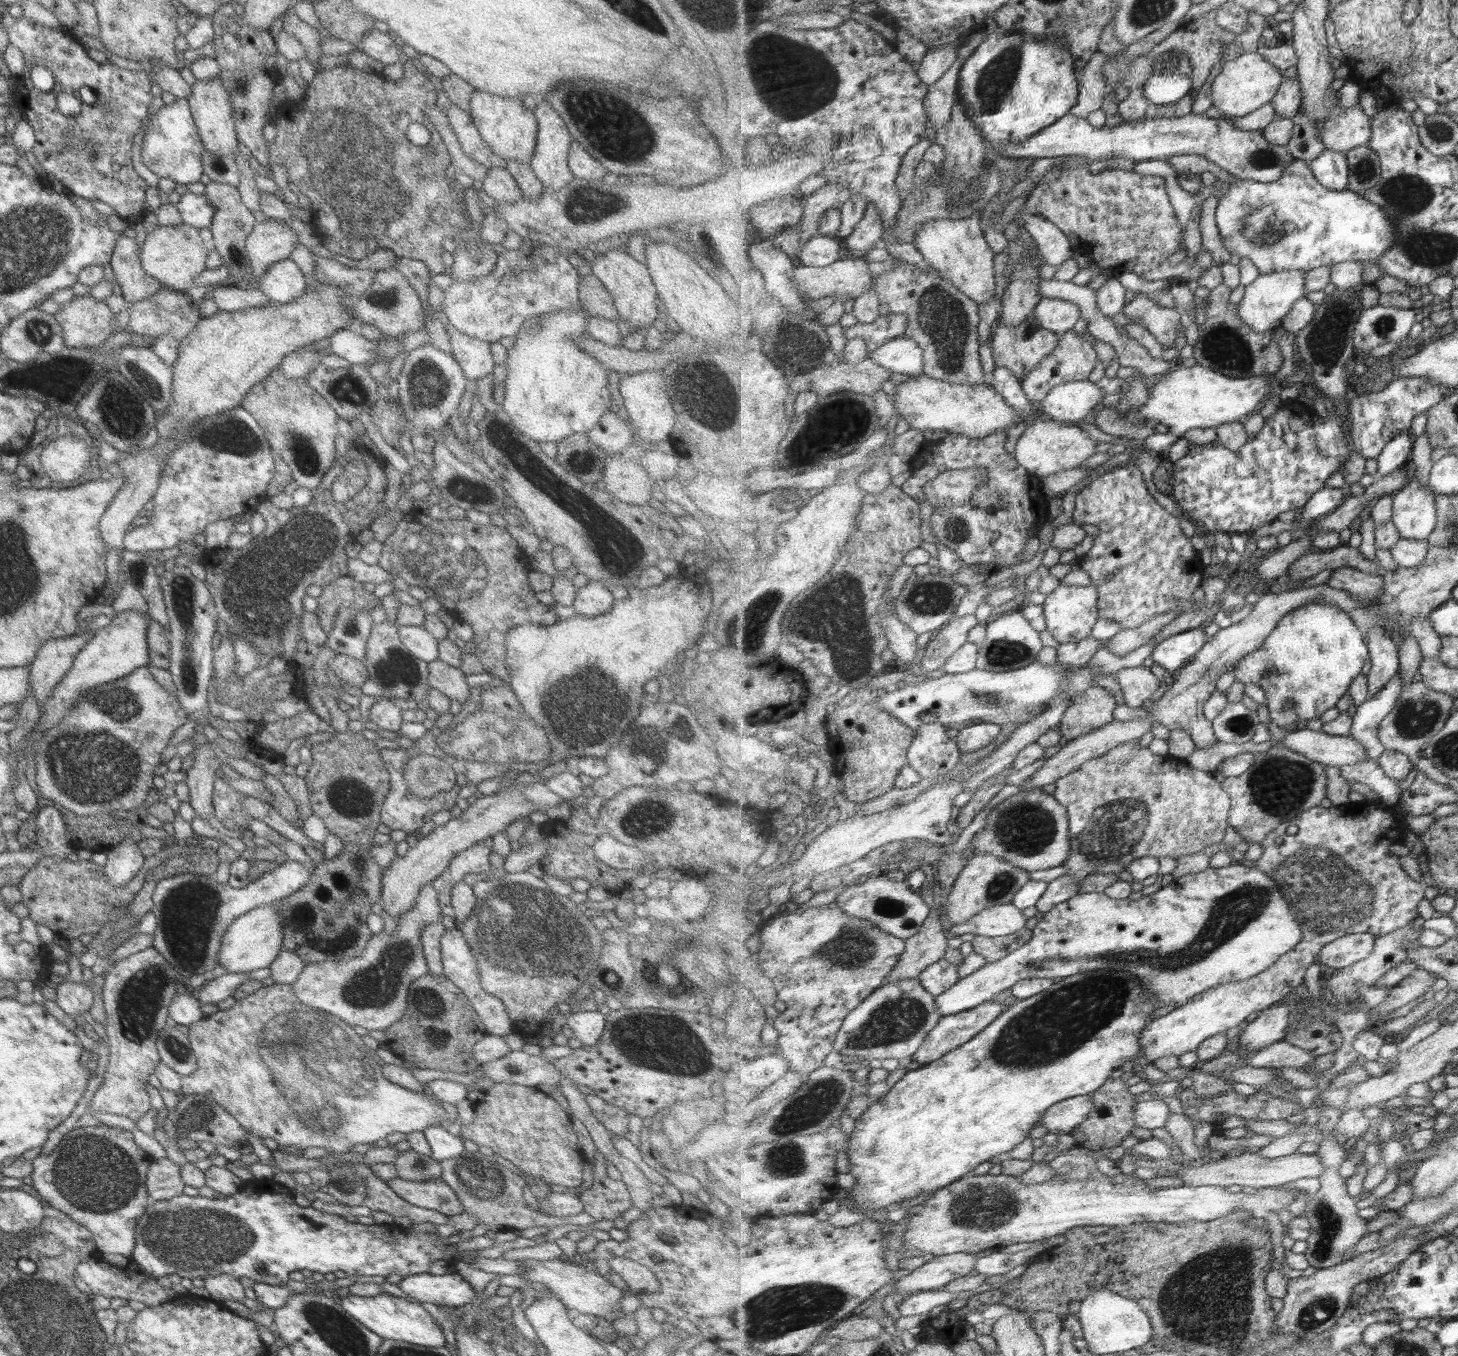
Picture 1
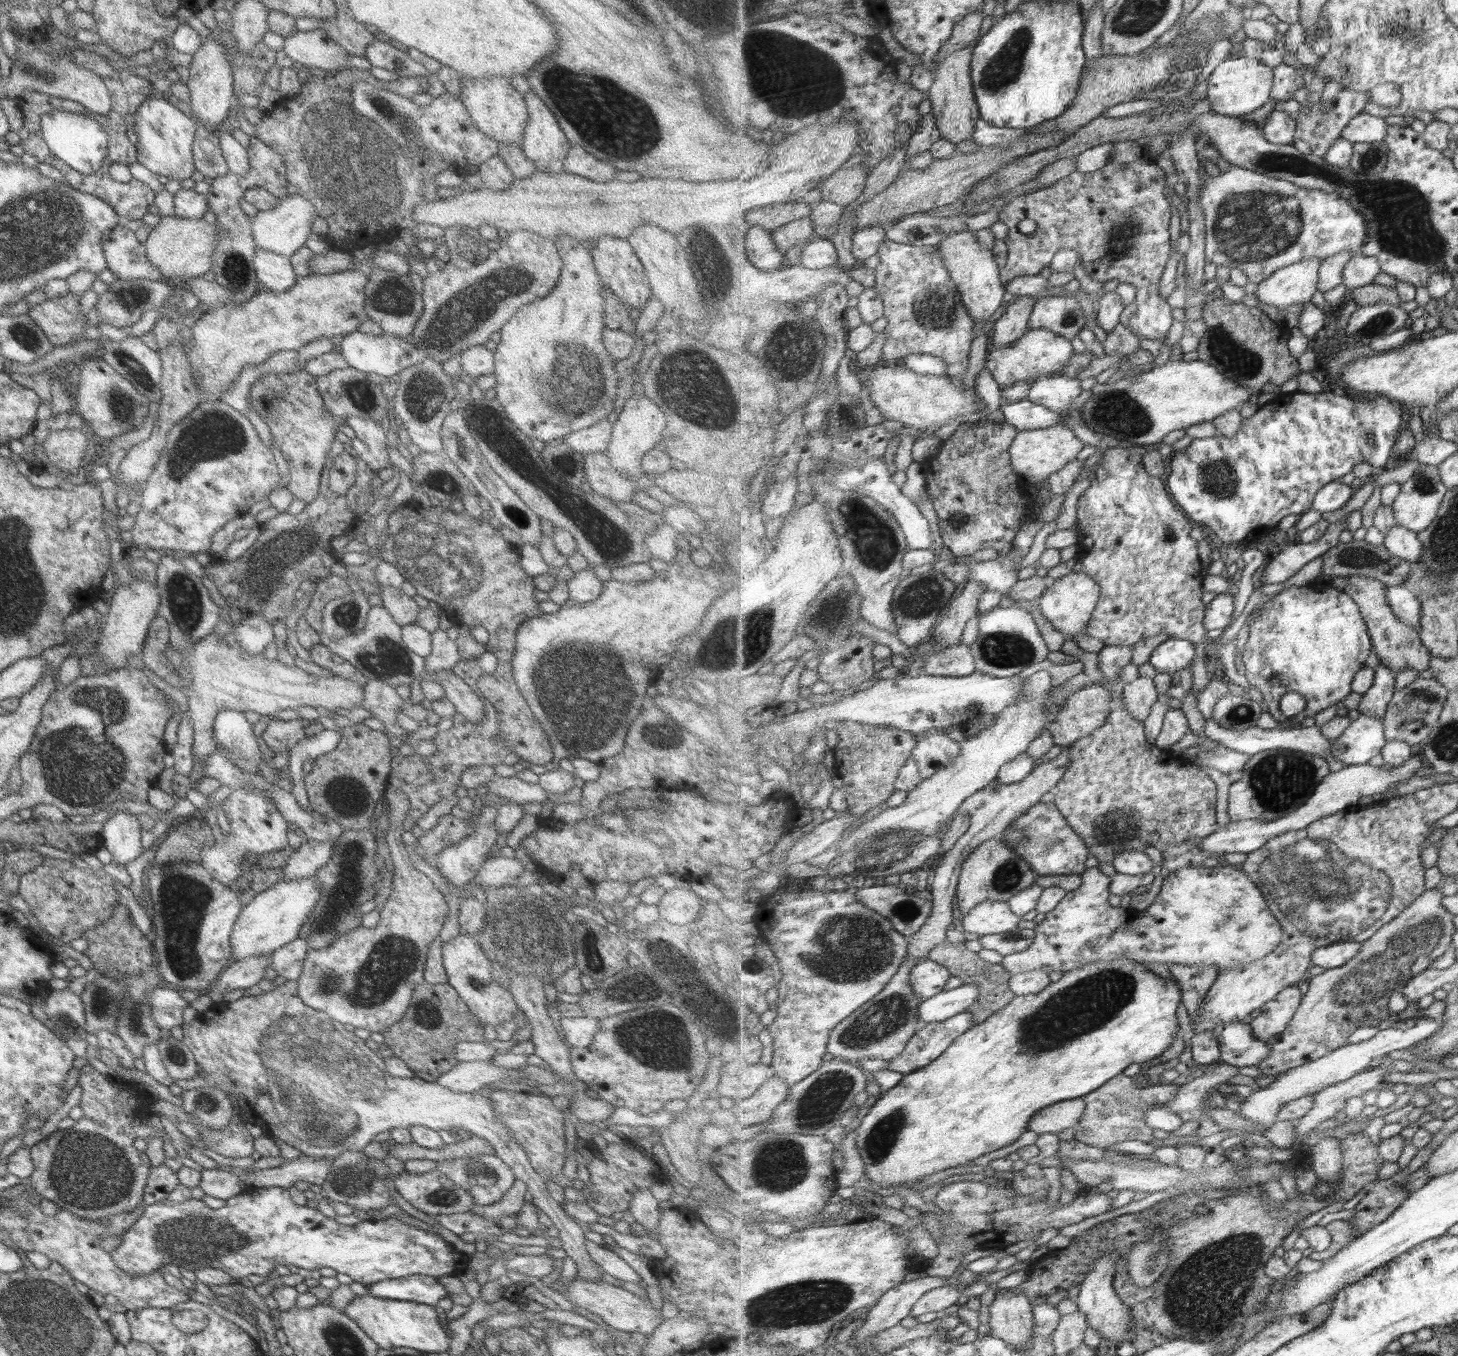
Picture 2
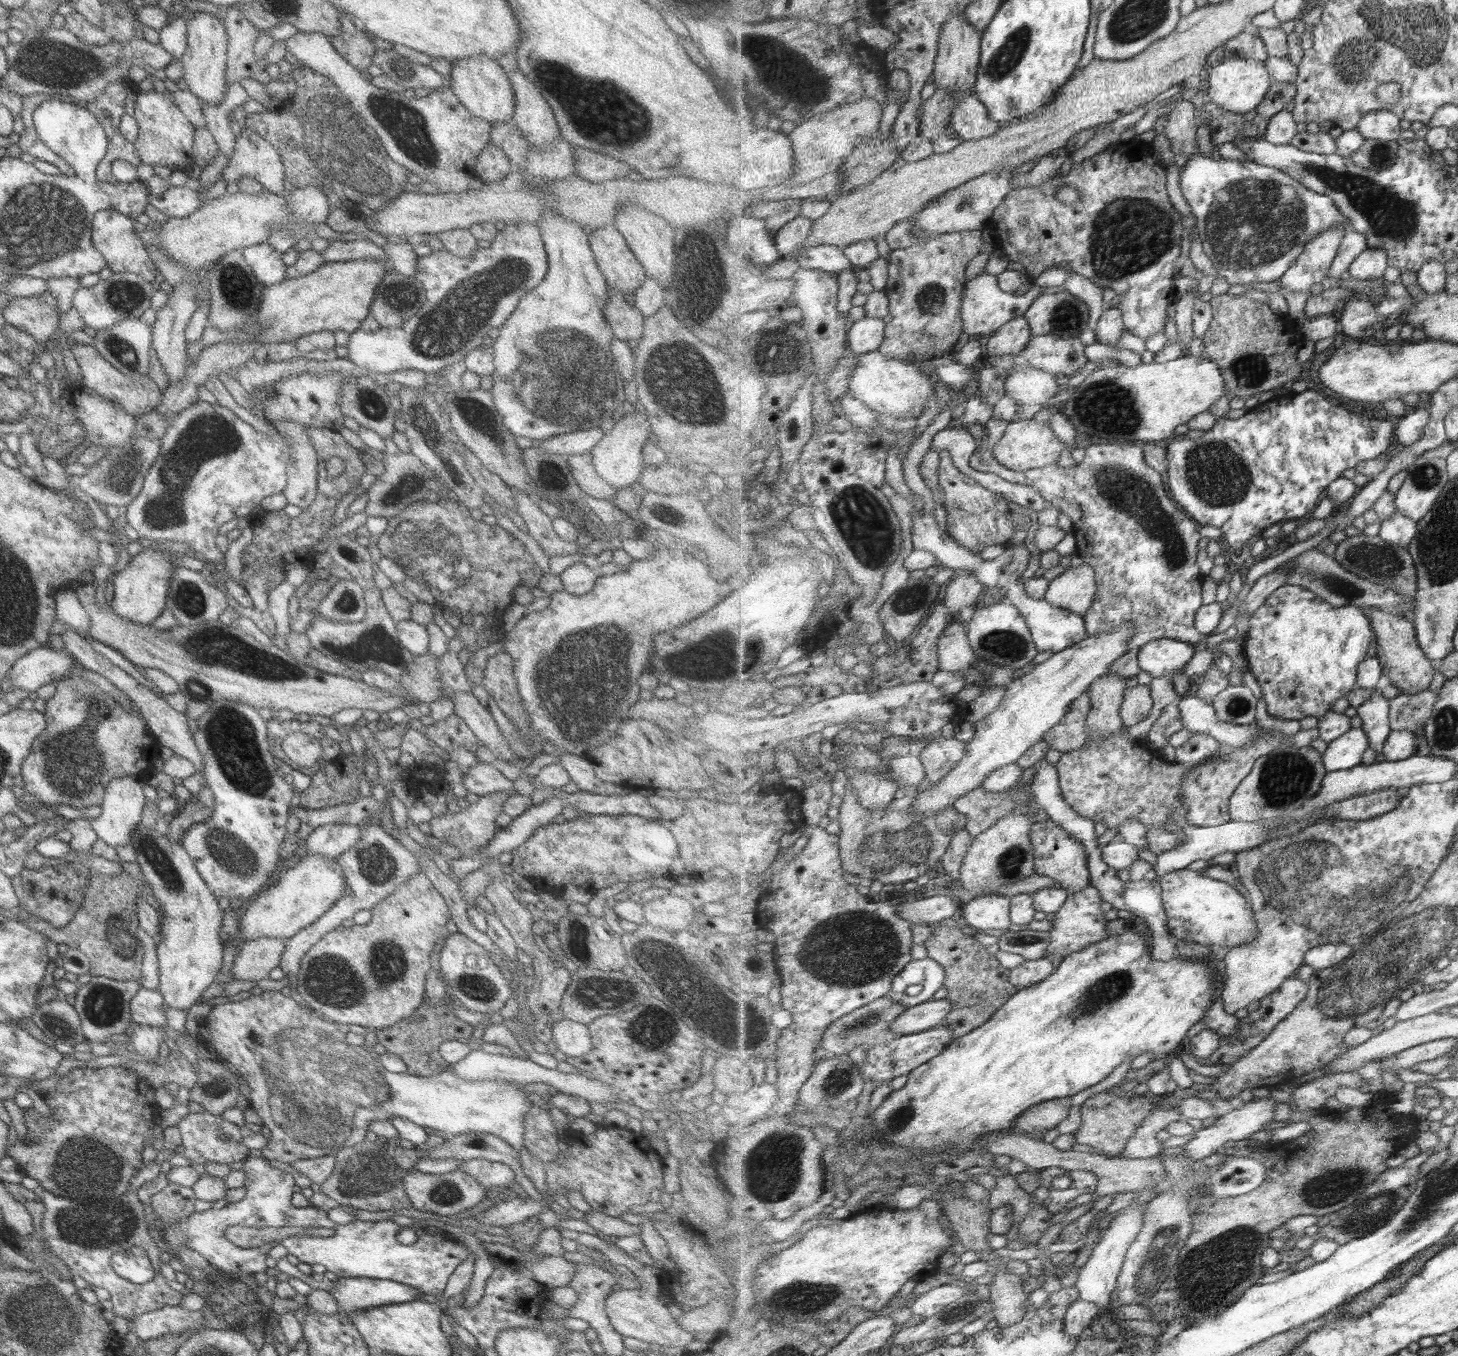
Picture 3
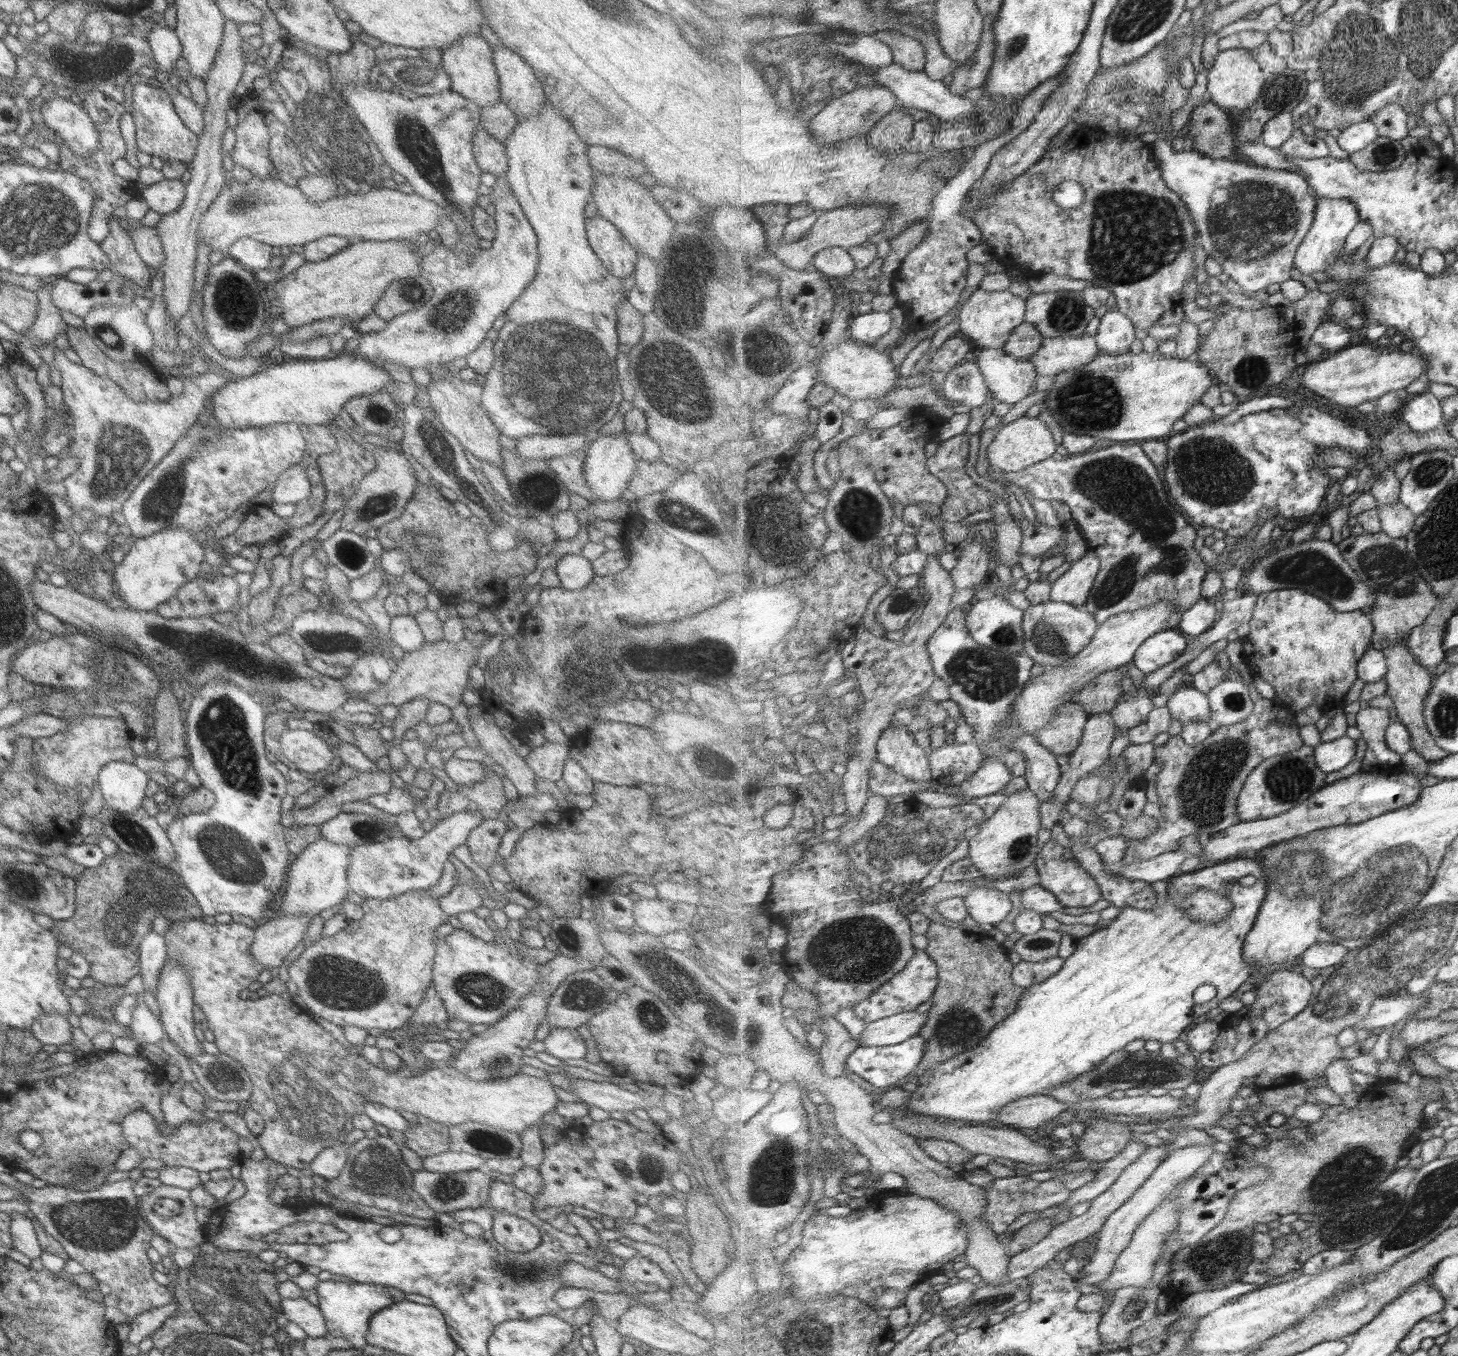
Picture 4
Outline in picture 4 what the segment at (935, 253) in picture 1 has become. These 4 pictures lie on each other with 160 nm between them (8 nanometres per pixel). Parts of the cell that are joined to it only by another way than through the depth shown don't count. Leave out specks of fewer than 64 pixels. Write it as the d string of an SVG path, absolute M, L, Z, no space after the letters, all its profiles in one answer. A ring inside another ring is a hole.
M977 289L972 292L960 311L960 331L974 343L977 349L1001 349L1011 338L1013 330L1026 321L1027 299L1009 291L993 292Z

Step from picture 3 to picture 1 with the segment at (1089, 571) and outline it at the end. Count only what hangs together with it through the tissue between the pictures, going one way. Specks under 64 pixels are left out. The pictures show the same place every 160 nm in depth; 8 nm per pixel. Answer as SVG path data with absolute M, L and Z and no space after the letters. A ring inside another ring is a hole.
M1057 583L1057 588L1047 597L1042 605L1045 623L1048 632L1060 644L1081 642L1091 636L1093 626L1097 622L1098 598L1100 597L1098 586L1091 583L1088 587L1067 586Z

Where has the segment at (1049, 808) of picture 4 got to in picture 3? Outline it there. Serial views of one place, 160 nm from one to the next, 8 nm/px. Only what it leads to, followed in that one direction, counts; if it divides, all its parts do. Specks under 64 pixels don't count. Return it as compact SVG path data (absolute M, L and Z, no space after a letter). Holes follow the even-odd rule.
M1109 671L1093 682L1089 690L1092 710L1088 716L1090 731L1087 745L1120 731L1124 725L1120 708L1126 690L1127 679L1117 673L1109 673Z

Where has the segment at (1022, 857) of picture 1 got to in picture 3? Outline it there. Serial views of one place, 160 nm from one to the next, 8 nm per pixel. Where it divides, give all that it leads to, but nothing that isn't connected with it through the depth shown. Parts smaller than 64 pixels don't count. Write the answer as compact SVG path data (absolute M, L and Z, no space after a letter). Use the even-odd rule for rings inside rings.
M1048 819L1045 822L1036 822L1032 826L1032 845L1035 848L1035 867L1036 873L1047 875L1053 878L1057 885L1055 888L1063 889L1068 895L1079 894L1081 890L1087 890L1092 885L1092 875L1088 868L1088 854L1086 846L1072 834L1069 834L1065 827L1059 826L1055 821Z

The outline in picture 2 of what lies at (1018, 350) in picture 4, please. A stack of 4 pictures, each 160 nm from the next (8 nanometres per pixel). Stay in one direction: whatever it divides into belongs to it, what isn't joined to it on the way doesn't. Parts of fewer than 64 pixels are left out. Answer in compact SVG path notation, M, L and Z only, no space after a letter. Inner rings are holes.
M1028 296L1013 298L1006 311L991 326L992 342L1011 345L1030 329L1030 318L1038 299Z

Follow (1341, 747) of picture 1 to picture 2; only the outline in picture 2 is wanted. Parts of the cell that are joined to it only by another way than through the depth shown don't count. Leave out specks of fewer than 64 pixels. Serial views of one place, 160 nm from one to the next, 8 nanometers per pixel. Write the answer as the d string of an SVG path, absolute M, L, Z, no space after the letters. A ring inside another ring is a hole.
M1212 718L1205 719L1203 736L1215 740L1218 744L1230 748L1233 752L1239 751L1250 756L1255 756L1260 752L1275 749L1291 749L1307 754L1314 754L1325 758L1327 754L1332 753L1333 743L1323 733L1321 726L1313 725L1311 727L1292 726L1291 728L1263 729L1259 726L1252 726L1247 730L1229 730L1227 727L1219 724Z

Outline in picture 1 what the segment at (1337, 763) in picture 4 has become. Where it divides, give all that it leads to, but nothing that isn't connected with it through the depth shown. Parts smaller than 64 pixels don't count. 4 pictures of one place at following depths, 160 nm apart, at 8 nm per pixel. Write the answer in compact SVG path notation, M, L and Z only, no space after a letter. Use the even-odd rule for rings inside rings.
M1397 673L1380 693L1374 694L1374 697L1357 707L1350 735L1366 746L1370 760L1377 760L1386 751L1386 746L1378 737L1380 723L1392 713L1401 693L1408 685L1404 676Z

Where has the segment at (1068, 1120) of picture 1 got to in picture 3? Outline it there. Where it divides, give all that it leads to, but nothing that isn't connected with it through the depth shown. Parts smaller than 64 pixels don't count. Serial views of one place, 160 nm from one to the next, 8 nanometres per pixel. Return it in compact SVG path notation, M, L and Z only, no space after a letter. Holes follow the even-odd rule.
M1071 1097L1057 1098L1032 1106L1016 1120L1015 1131L1046 1133L1056 1129L1065 1118L1069 1118L1071 1106Z

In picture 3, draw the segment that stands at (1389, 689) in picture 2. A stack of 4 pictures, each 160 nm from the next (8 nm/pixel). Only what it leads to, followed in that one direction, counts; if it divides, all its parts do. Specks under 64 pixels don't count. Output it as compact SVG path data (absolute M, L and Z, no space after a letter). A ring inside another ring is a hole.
M1384 683L1377 687L1374 695L1357 709L1363 730L1369 735L1370 748L1377 753L1375 763L1387 760L1384 746L1394 731L1390 725L1390 698L1382 691Z

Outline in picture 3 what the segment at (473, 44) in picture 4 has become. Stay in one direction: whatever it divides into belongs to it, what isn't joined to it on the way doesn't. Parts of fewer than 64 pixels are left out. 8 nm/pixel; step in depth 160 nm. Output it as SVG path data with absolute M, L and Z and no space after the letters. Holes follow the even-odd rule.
M484 56L454 60L450 67L450 84L448 87L457 100L475 118L480 118L491 125L496 122L510 122L514 109L514 94L507 74L495 60Z

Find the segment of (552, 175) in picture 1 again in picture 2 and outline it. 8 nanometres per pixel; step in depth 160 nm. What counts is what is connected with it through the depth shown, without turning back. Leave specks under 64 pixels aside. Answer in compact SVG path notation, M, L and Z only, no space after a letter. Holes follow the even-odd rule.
M531 90L523 94L522 98L528 114L519 146L523 156L533 163L535 171L547 173L562 172L563 159L566 157L567 151L571 146L570 142L566 139L559 124L557 124L557 119L548 109L548 106L545 106L541 98Z

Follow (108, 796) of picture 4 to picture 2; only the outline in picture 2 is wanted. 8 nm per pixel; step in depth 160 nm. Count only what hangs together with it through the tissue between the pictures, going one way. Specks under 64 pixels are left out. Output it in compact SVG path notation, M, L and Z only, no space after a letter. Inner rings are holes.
M118 810L103 822L103 829L97 834L99 847L105 851L111 863L124 868L128 862L135 860L142 852L140 831L141 828L135 814Z

